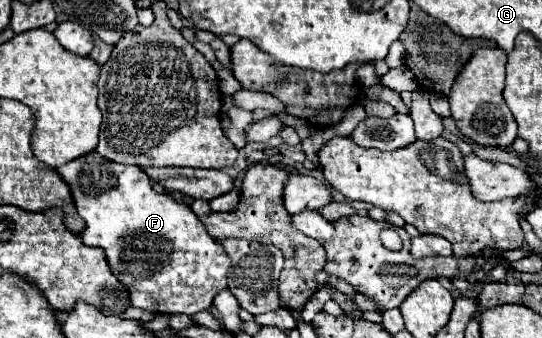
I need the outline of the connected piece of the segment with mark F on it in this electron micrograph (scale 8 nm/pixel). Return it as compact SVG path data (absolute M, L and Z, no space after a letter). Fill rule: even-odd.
M97 152L85 154L65 166L61 166L61 176L69 182L75 196L77 212L85 220L87 228L81 232L81 240L87 246L99 246L105 250L113 274L129 288L131 306L149 310L153 314L197 314L213 306L213 298L227 288L227 274L231 260L221 248L221 242L209 236L197 214L189 206L175 202L167 194L157 194L151 186L151 178L133 166L113 164ZM171 244L171 250L163 250Z

